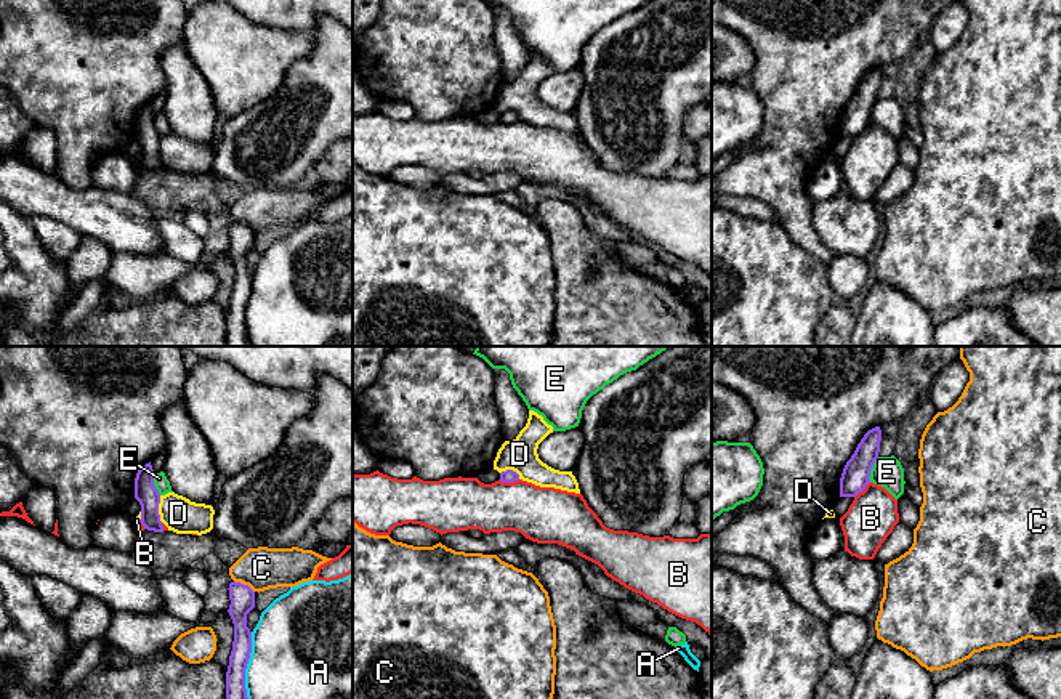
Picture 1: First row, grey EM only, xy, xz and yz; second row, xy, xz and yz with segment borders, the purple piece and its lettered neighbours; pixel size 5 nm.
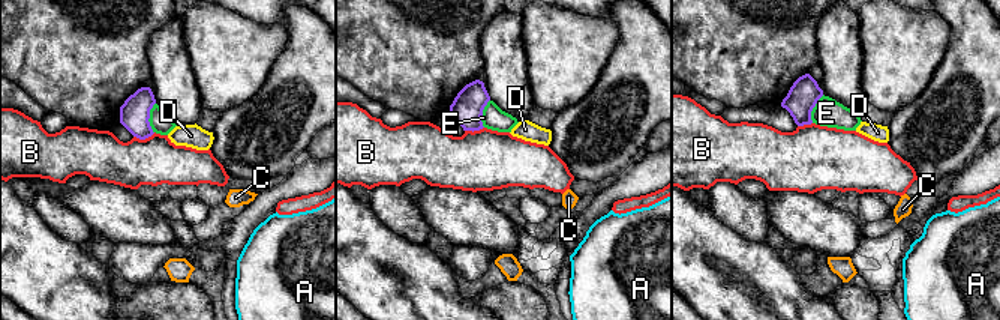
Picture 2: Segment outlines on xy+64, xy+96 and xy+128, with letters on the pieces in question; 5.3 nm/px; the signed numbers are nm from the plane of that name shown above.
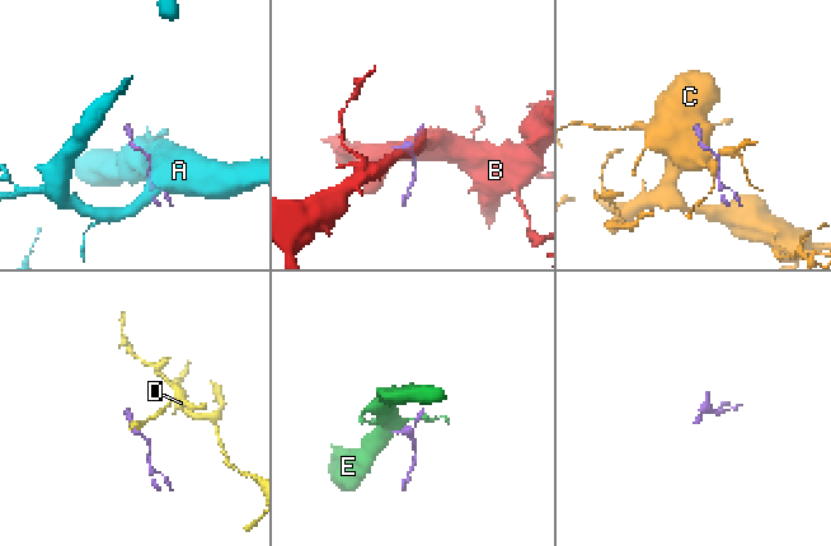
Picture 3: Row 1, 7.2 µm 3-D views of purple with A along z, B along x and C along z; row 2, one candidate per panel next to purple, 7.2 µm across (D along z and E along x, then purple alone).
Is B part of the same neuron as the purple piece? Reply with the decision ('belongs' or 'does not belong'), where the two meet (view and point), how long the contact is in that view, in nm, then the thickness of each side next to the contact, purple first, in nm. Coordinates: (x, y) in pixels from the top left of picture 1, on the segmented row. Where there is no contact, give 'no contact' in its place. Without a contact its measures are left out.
belongs; meets purple in xz at (508, 481); contact 100 nm long; 60 nm thick on the purple side, 280 nm on the other

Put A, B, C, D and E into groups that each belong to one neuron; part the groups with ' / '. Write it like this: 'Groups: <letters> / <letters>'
Groups: A / B / C / D / E

